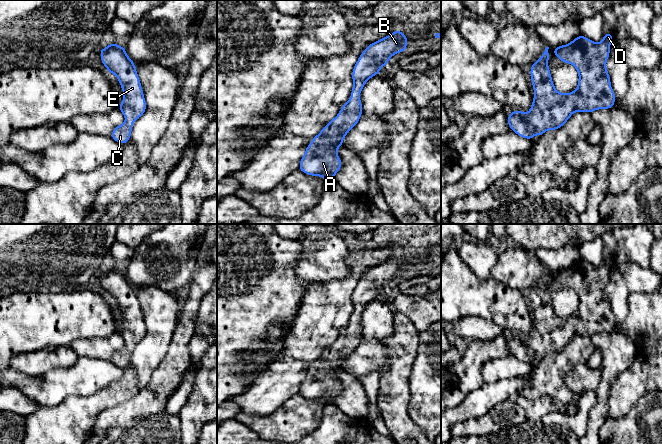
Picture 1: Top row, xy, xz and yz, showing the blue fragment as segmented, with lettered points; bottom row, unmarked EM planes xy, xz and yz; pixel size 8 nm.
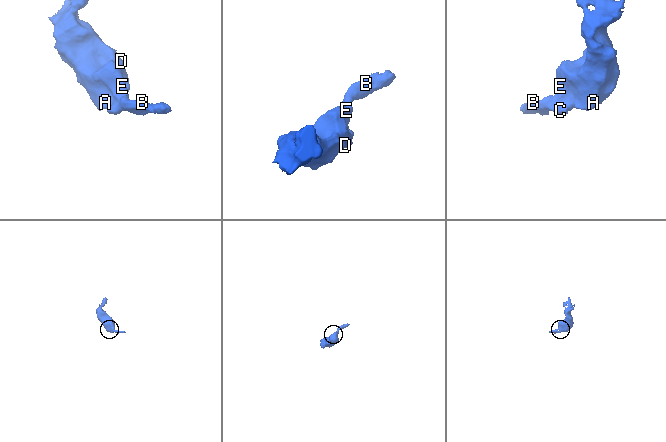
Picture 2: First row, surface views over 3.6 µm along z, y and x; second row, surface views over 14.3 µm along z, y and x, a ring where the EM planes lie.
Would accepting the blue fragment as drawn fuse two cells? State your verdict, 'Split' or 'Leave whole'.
Leave whole

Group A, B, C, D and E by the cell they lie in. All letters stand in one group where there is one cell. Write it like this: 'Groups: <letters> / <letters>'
Groups: A B C D E

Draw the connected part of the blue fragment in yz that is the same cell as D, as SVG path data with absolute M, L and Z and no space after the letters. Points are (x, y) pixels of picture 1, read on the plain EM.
M607 255L600 267L594 267L583 259L579 259L569 268L554 271L554 279L562 286L573 288L579 298L578 311L575 315L563 318L555 314L548 291L550 277L545 272L542 280L531 289L530 299L535 316L530 335L524 337L513 334L507 341L509 351L520 361L531 364L536 358L543 360L546 354L557 354L570 340L577 335L592 337L597 333L610 333L615 328L615 318L611 312L610 299L606 285L610 279L611 264L614 260Z

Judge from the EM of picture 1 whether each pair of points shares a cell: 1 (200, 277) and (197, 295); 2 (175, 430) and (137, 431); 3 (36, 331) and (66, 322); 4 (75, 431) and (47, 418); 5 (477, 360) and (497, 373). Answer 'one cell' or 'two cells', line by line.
1: one cell
2: one cell
3: one cell
4: one cell
5: two cells

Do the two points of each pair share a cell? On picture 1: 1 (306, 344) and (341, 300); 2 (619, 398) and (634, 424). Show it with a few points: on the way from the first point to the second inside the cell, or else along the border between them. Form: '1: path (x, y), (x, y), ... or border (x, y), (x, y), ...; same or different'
1: path (311, 332), (316, 326), (316, 322), (329, 309); same
2: border (643, 396), (626, 415), (617, 418), (608, 417); different

